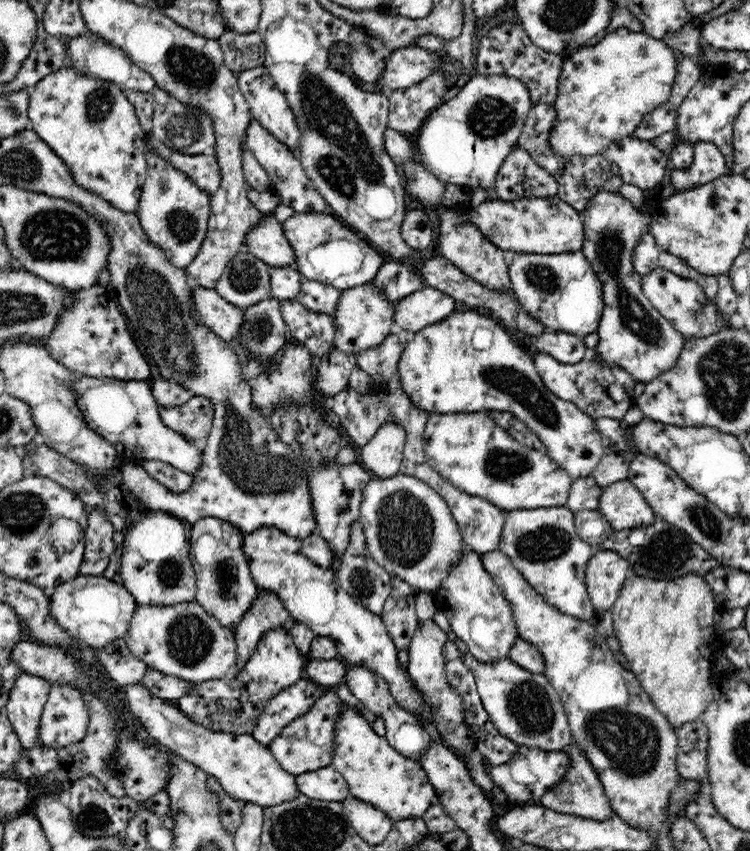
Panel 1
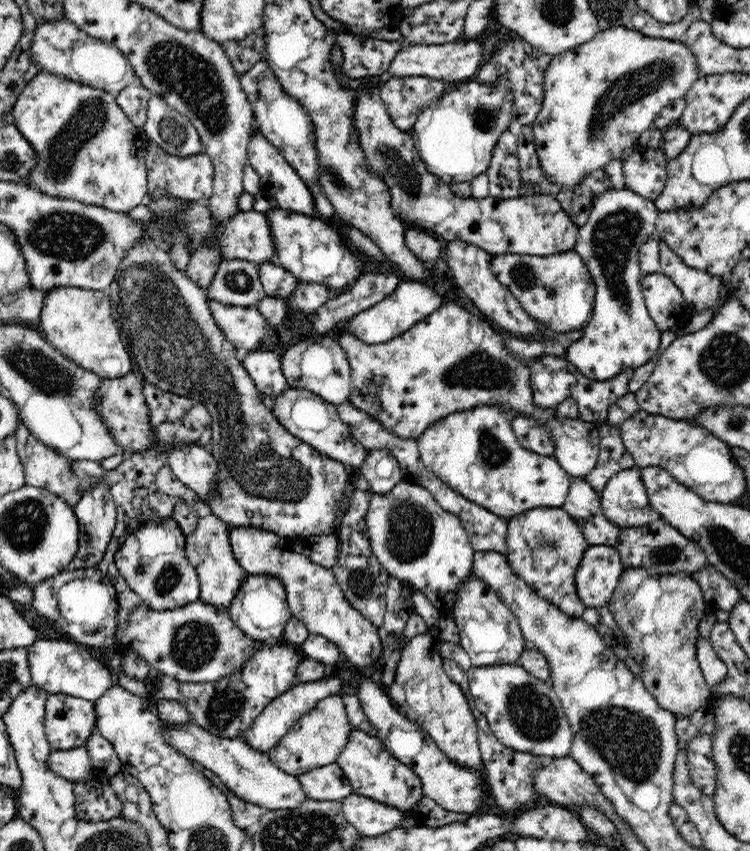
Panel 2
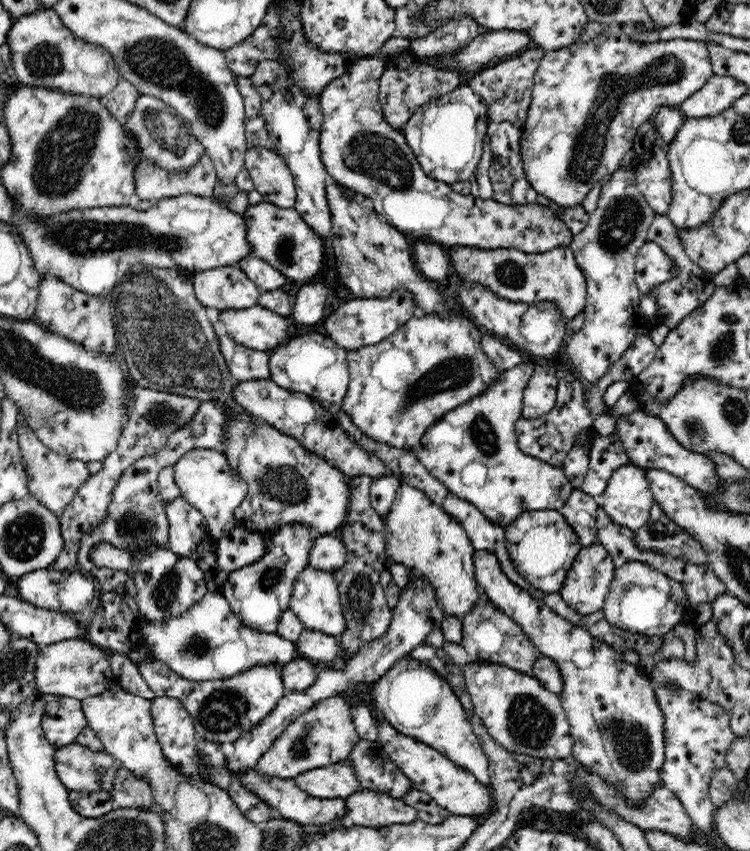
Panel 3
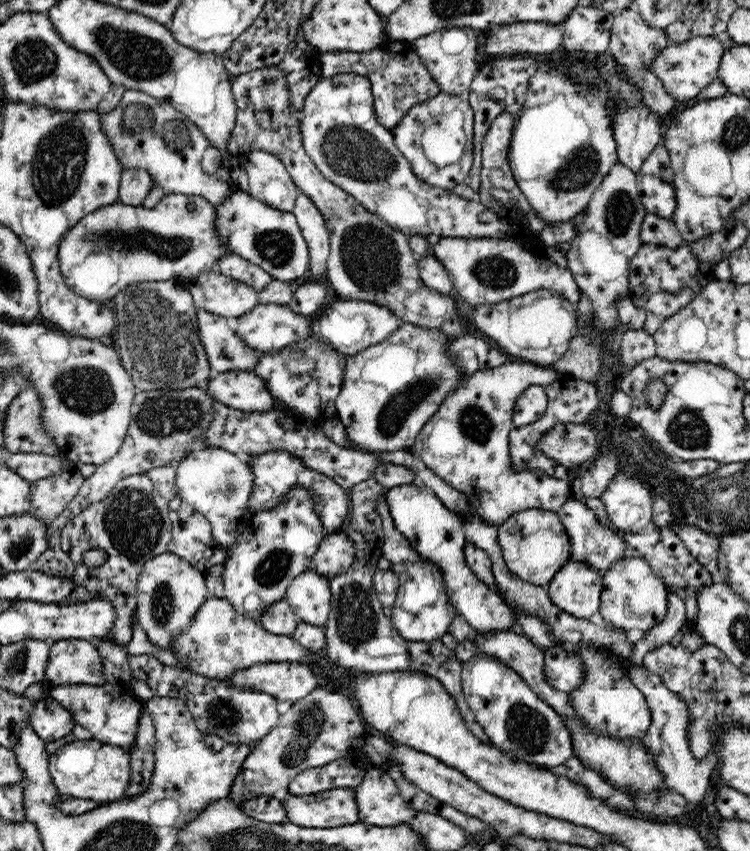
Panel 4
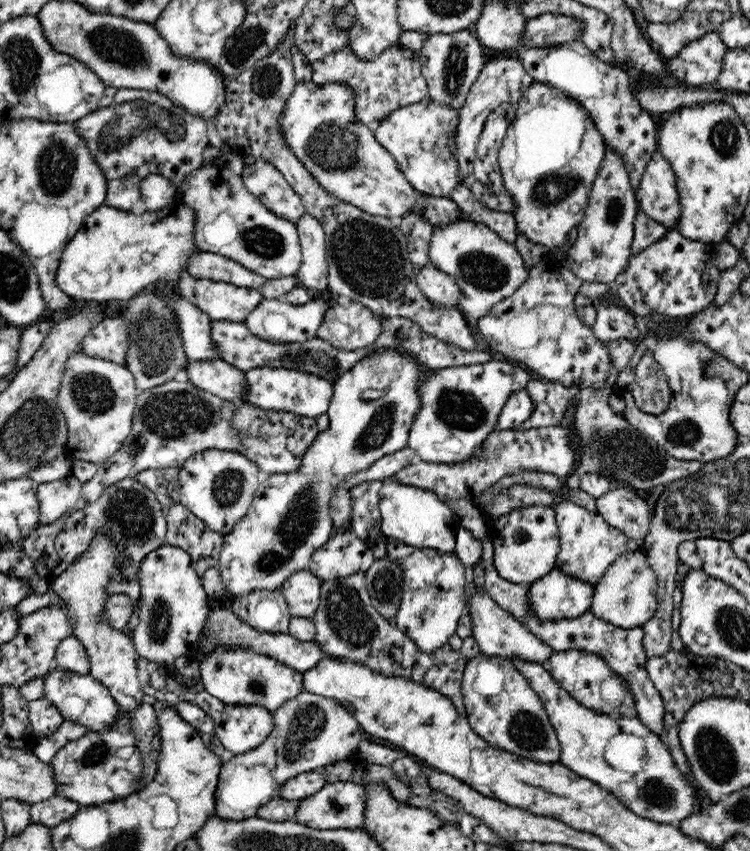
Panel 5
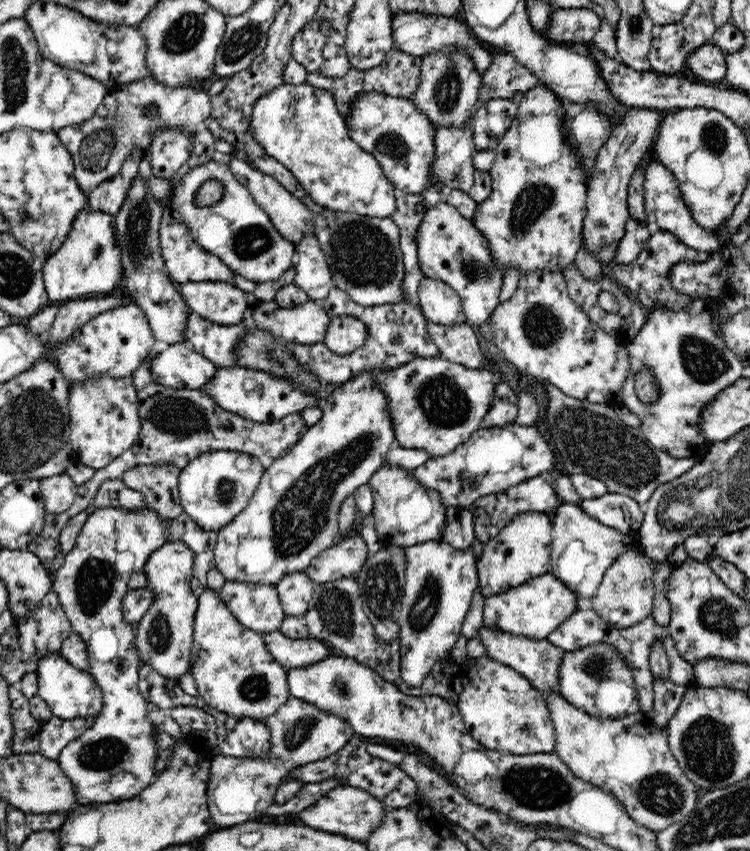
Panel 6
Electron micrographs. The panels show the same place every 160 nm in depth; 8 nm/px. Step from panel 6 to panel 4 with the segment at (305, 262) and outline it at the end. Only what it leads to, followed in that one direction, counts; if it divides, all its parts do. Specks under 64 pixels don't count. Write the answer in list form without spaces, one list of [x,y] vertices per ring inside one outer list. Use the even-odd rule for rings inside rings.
[[[300,192],[295,203],[293,213],[309,254],[307,268],[316,282],[320,277],[326,276],[327,260],[331,251],[326,219],[304,193]]]

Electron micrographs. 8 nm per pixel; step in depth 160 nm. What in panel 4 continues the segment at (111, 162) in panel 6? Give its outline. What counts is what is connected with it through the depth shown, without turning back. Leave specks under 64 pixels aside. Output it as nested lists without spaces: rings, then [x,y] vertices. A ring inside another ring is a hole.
[[[126,89],[118,106],[110,113],[100,114],[102,131],[108,138],[116,159],[123,170],[146,170],[167,194],[185,194],[204,197],[208,202],[224,202],[226,196],[238,188],[233,184],[230,169],[221,167],[214,175],[207,175],[202,169],[203,152],[209,146],[208,139],[200,127],[190,122],[190,118],[175,110],[166,100],[153,98],[140,90]]]

